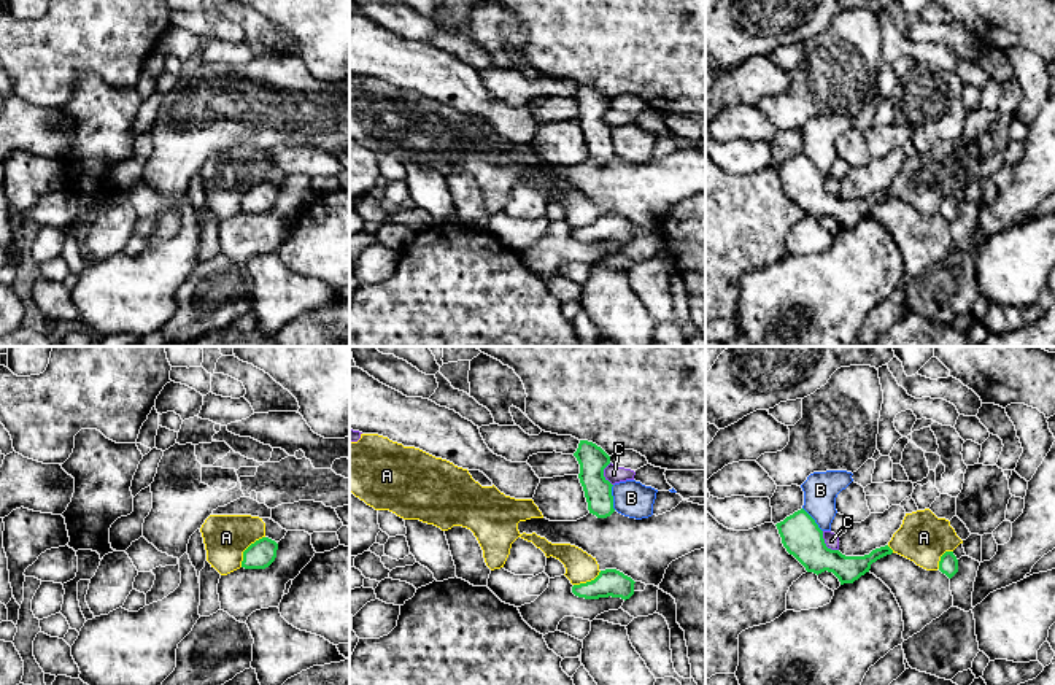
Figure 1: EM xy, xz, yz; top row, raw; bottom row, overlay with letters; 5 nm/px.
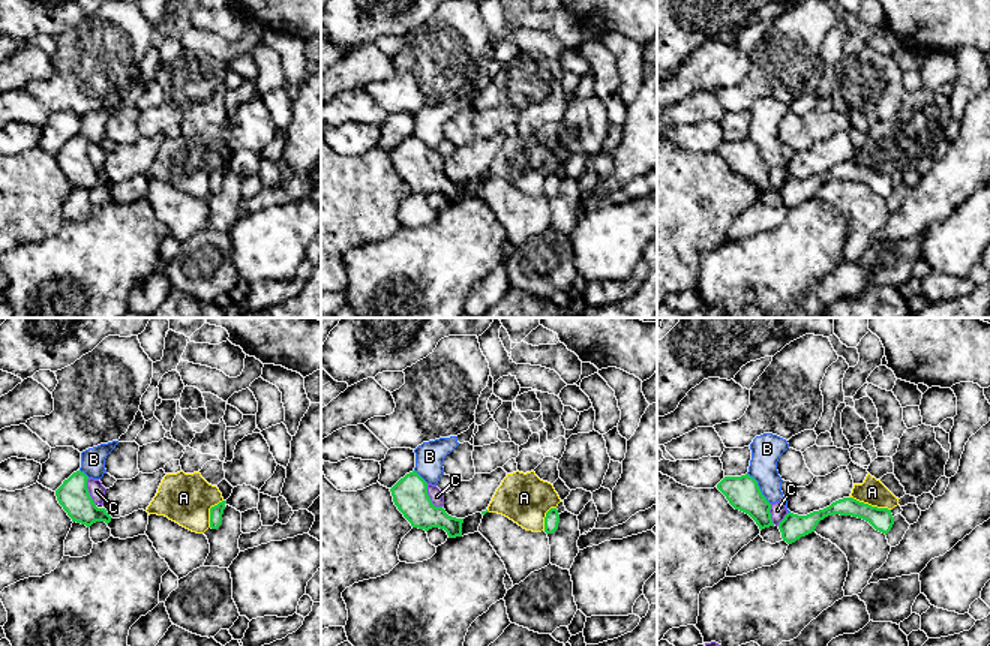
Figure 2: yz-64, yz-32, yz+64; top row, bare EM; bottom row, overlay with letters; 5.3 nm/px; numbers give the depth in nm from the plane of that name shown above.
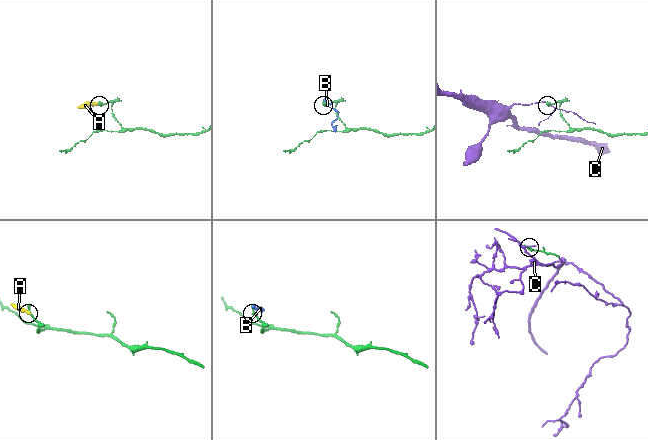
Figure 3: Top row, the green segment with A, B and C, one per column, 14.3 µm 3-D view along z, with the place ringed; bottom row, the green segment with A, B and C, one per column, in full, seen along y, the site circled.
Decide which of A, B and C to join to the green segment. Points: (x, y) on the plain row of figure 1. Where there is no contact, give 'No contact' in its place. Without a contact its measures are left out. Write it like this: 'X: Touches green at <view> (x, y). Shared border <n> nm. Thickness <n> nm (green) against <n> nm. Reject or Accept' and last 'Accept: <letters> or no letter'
A: Touches green at xy (247, 193). Shared border 200 nm. Thickness 140 nm (green) against 220 nm. Reject
B: Touches green at xz (612, 142). Shared border 130 nm. Thickness 150 nm (green) against 180 nm. Reject
C: Touches green at yz (825, 188). Shared border 130 nm. Thickness 200 nm (green) against 70 nm. Reject
Accept: no letter

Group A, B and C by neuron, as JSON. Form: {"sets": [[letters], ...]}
{"sets": [["A"], ["B"], ["C"]]}

